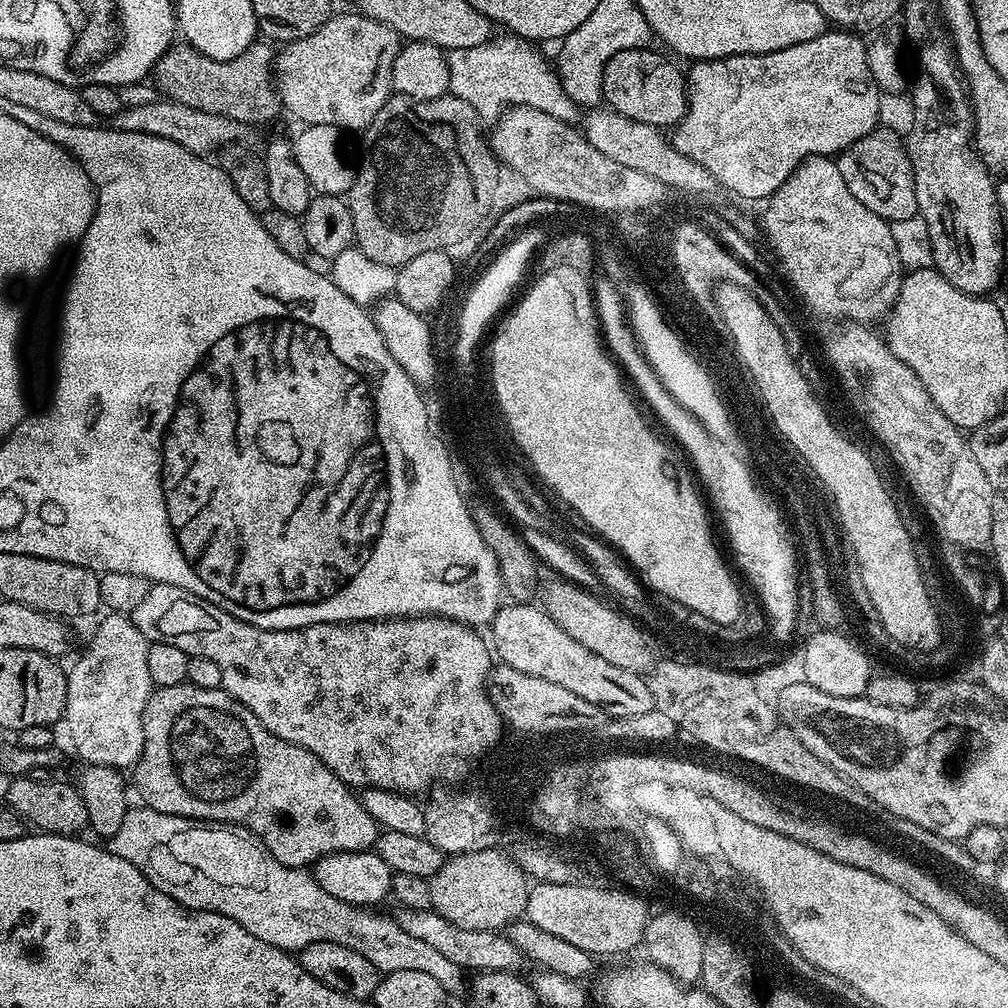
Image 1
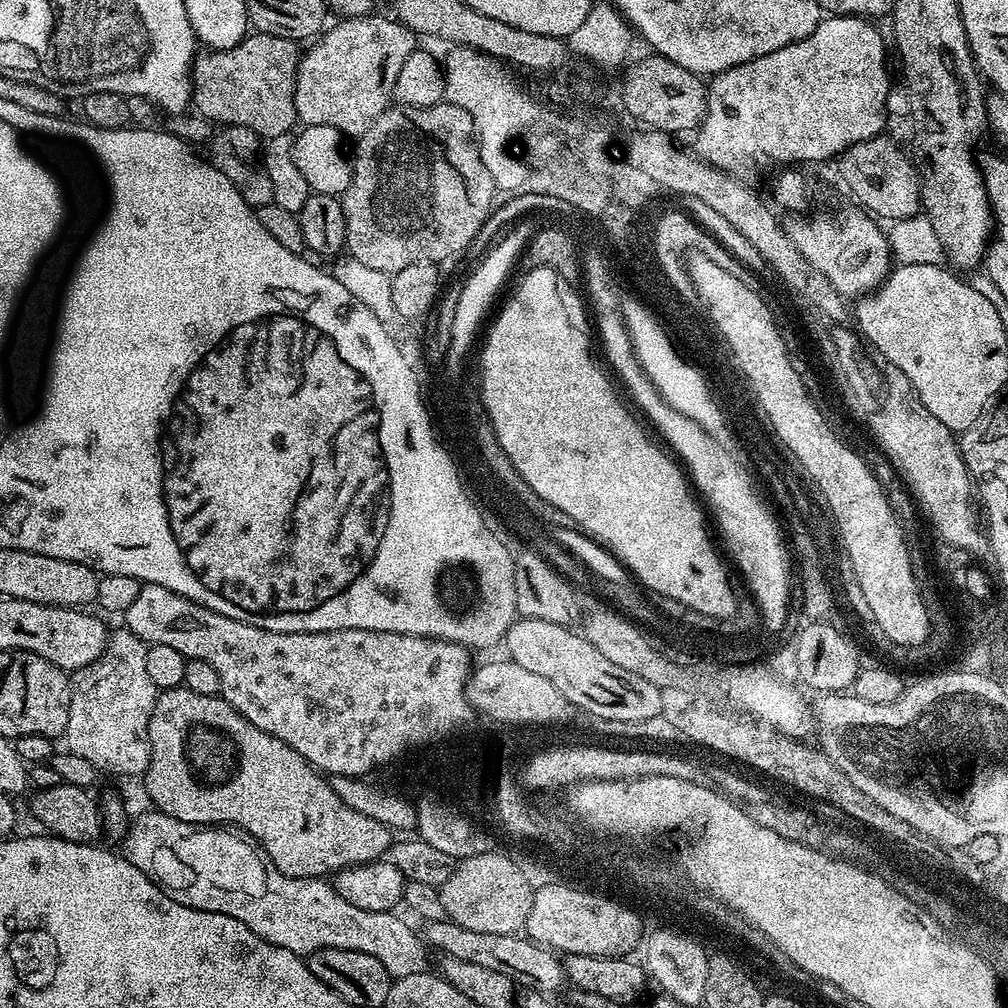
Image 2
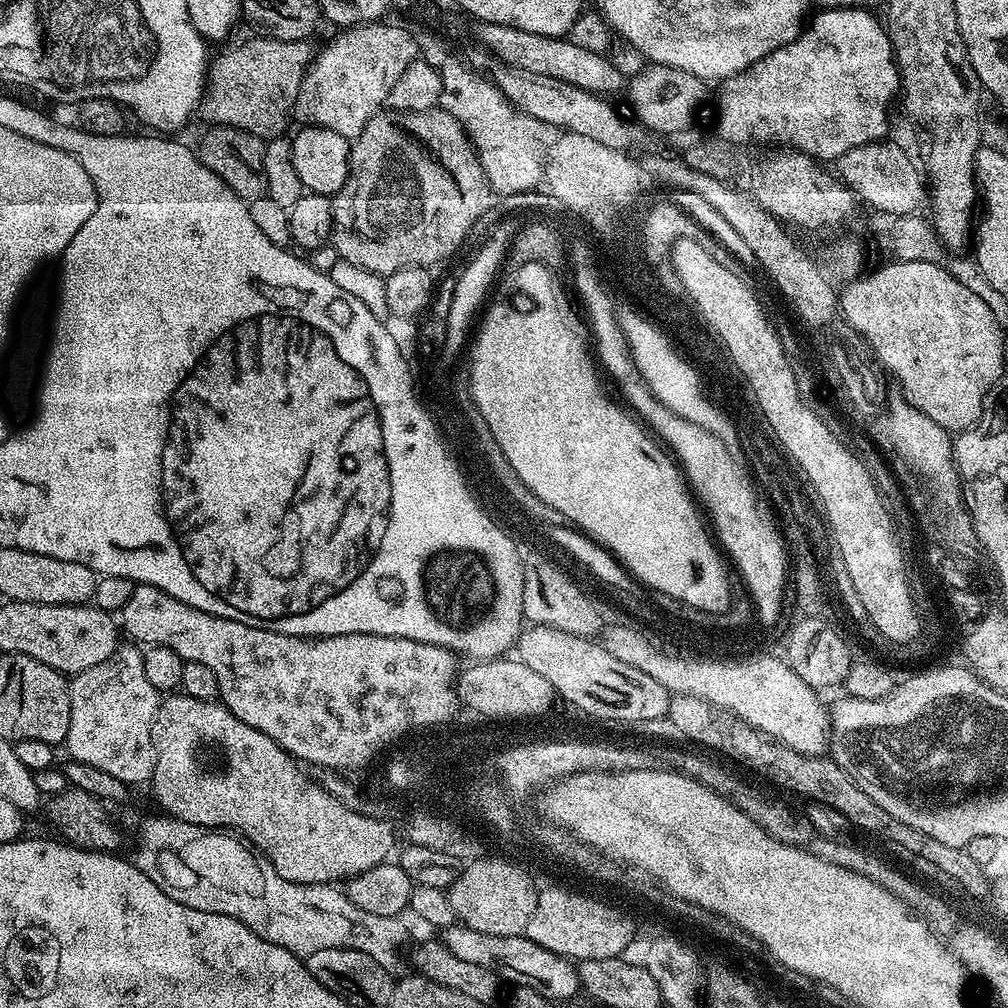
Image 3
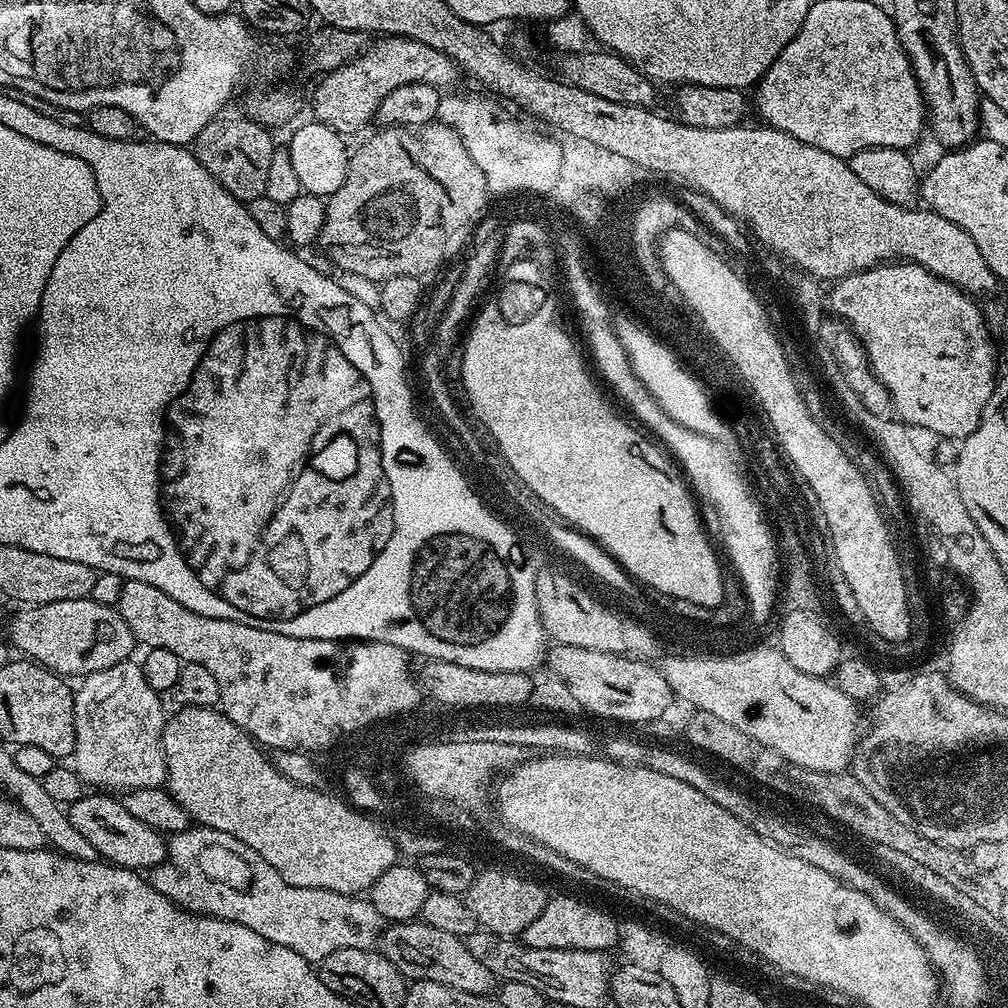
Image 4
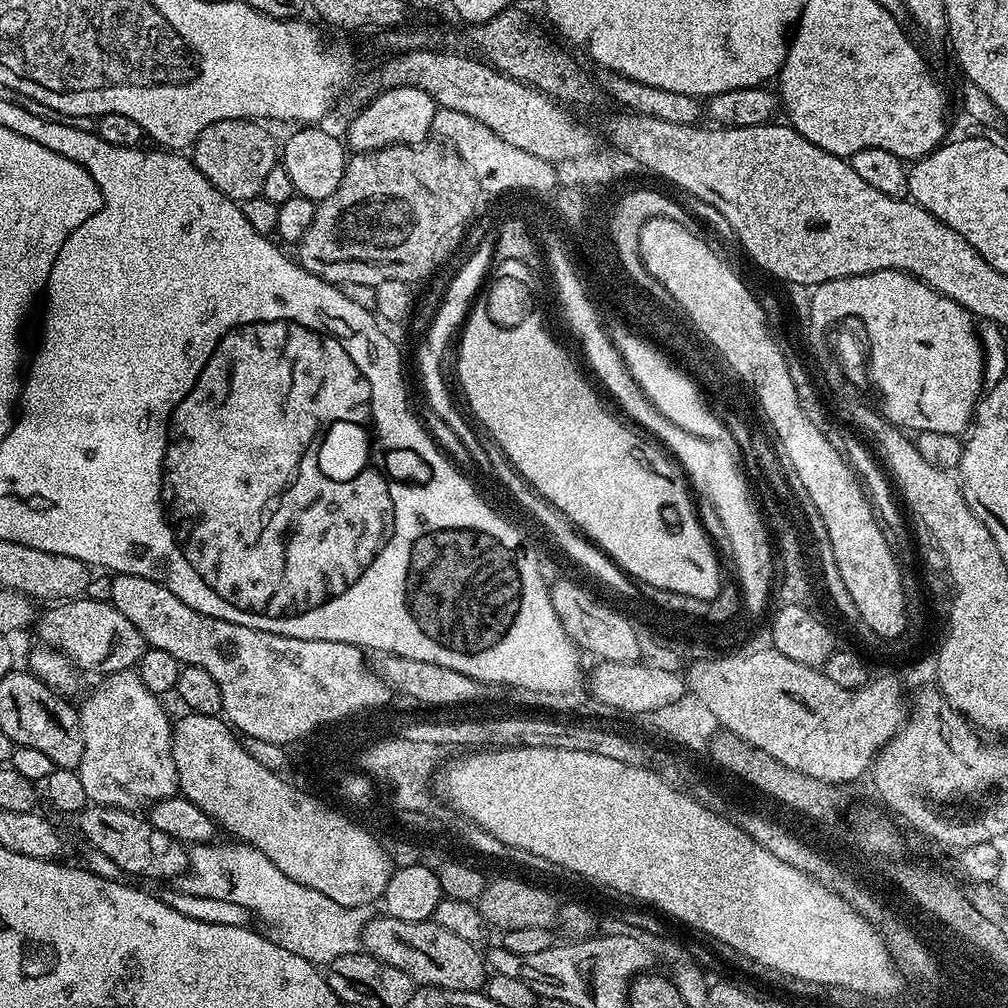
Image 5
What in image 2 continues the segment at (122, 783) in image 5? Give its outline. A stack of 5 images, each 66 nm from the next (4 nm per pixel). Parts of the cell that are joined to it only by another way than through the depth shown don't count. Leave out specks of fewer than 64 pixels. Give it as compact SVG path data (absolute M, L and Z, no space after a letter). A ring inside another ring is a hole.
M127 627L113 631L104 653L90 666L76 669L71 677L72 701L66 733L67 751L94 762L101 773L143 777L152 760L148 741L150 714L156 705L158 690L146 671L146 645Z

